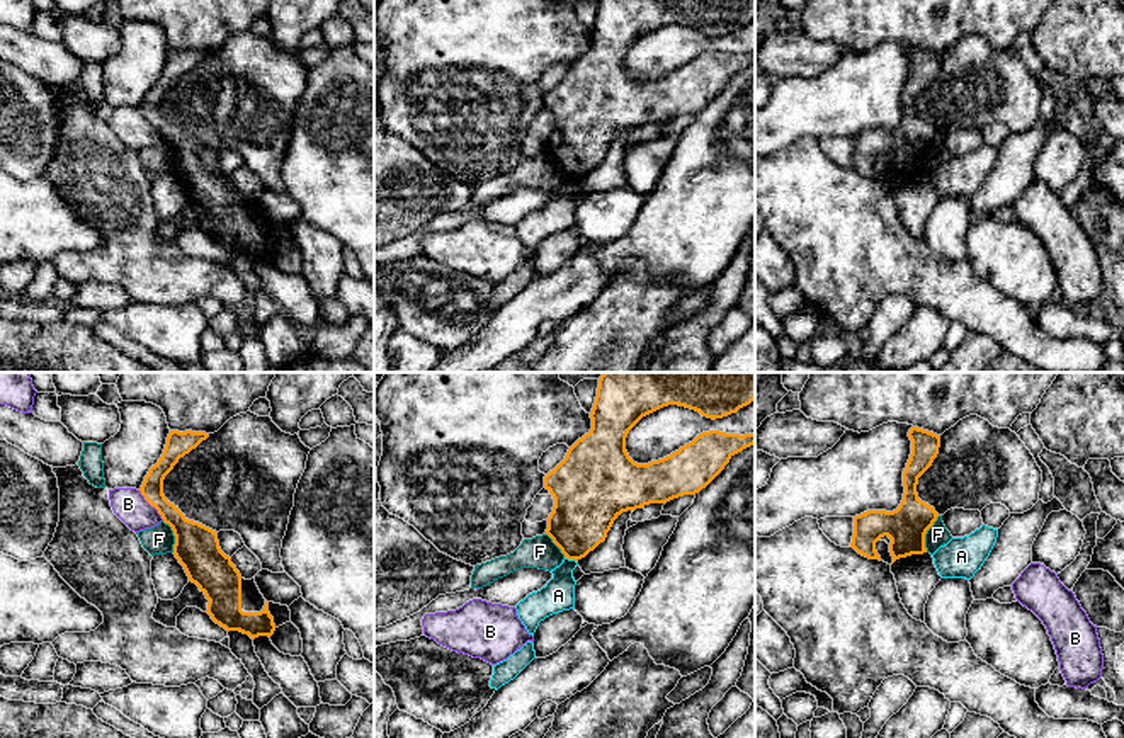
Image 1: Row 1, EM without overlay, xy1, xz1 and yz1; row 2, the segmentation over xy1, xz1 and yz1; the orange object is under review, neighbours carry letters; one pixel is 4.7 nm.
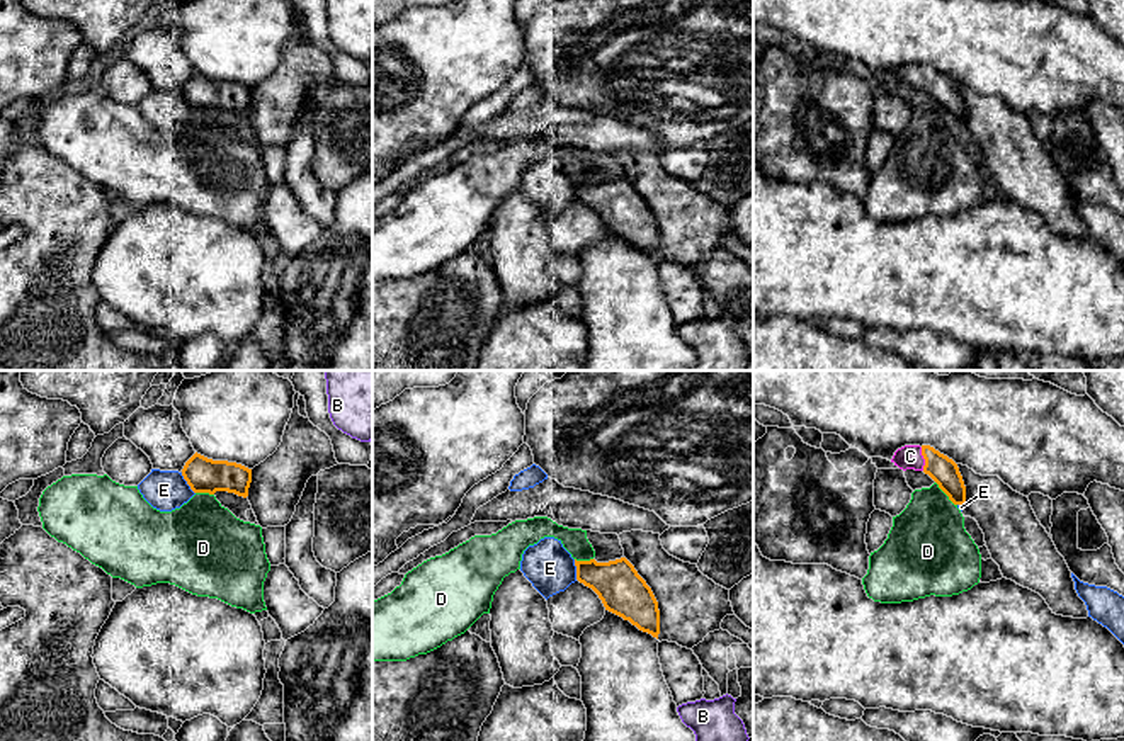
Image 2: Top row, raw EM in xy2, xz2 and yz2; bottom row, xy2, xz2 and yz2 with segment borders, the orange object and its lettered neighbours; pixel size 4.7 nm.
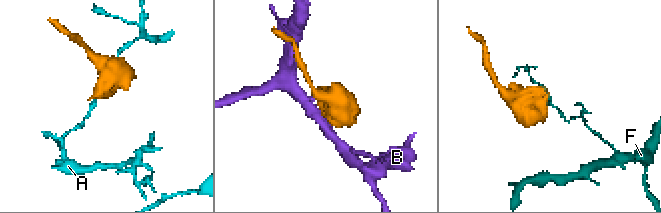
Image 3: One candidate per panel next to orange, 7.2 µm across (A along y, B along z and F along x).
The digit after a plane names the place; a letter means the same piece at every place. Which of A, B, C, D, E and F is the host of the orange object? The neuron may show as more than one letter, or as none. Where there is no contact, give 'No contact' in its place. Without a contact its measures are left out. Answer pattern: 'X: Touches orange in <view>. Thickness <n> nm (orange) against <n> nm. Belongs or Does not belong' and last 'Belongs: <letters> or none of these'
A: Touches orange in xz1. Thickness 300 nm (orange) against 150 nm. Does not belong
B: Touches orange in xy1. Thickness 170 nm (orange) against 160 nm. Does not belong
C: Touches orange in yz2. Thickness 140 nm (orange) against 110 nm. Belongs
D: Touches orange in yz2. Thickness 140 nm (orange) against 360 nm. Does not belong
E: Touches orange in xy2. Thickness 170 nm (orange) against 190 nm. Does not belong
F: Touches orange in yz1. Thickness 190 nm (orange) against 100 nm. Does not belong
Belongs: C

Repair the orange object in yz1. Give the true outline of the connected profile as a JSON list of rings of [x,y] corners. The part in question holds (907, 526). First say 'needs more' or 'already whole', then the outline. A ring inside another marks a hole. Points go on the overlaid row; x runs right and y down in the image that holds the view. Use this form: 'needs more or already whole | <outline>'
already whole | [[[911,427],[908,432],[911,454],[903,471],[903,500],[893,512],[867,510],[854,517],[850,548],[869,559],[879,559],[876,542],[888,536],[893,563],[900,558],[927,553],[925,534],[937,520],[934,507],[922,502],[917,493],[918,478],[932,466],[939,454],[940,435]]]

